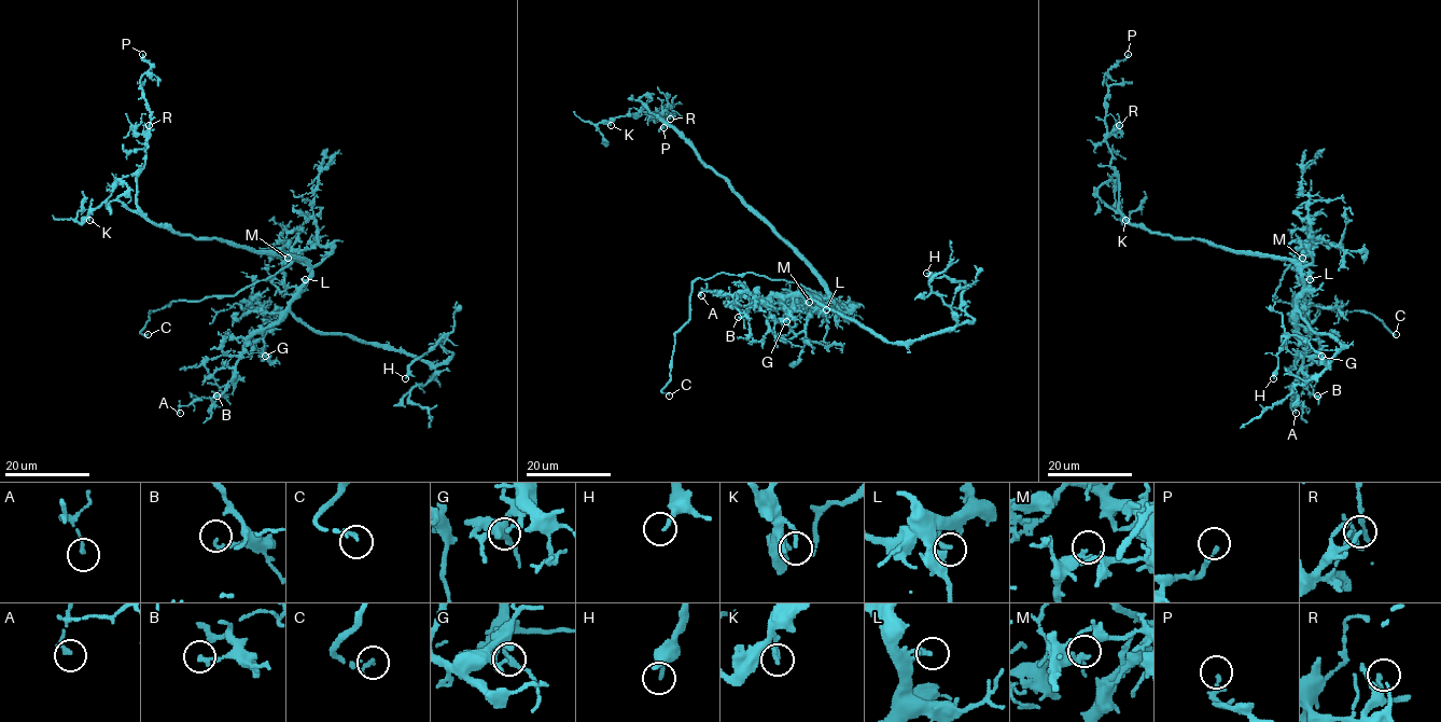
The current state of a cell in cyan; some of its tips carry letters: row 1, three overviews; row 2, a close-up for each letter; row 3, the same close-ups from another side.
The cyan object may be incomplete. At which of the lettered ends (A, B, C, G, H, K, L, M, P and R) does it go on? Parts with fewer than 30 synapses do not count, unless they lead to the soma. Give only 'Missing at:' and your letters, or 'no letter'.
Missing at: C, L

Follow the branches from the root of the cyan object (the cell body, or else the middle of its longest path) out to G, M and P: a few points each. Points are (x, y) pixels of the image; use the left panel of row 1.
G: (290, 257), (301, 258), (309, 274), (290, 308), (265, 334), (265, 356)
M: (290, 257), (301, 258), (307, 264), (309, 276), (298, 287), (283, 283), (282, 263), (288, 258)
P: (290, 257), (173, 234), (138, 207), (136, 175), (144, 165), (150, 122), (140, 85), (150, 65), (142, 54)

